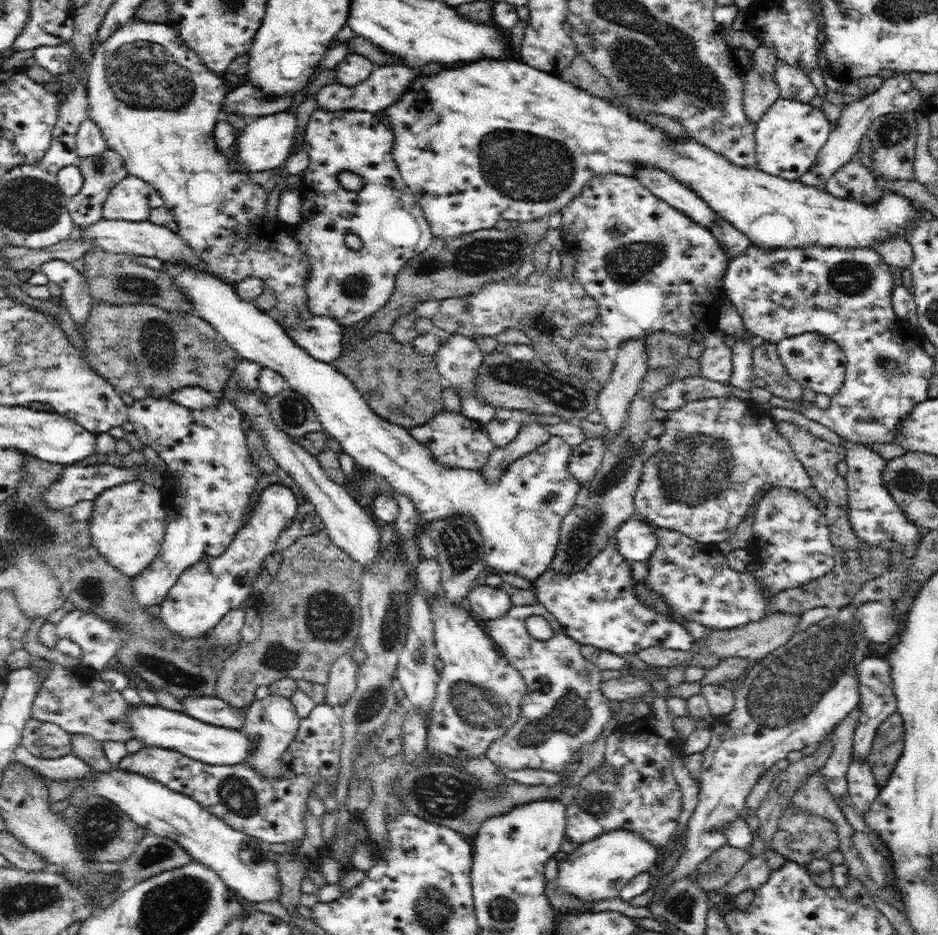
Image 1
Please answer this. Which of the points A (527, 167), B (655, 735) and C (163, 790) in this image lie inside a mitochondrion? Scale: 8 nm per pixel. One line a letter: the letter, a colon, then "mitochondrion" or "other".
A: mitochondrion
B: other
C: other

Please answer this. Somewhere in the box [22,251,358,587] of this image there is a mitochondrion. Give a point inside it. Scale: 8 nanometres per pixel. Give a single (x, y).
(158, 346)

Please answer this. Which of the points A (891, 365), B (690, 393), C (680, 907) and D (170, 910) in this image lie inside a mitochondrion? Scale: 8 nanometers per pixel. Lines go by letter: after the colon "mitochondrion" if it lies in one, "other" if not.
A: mitochondrion
B: other
C: mitochondrion
D: mitochondrion

